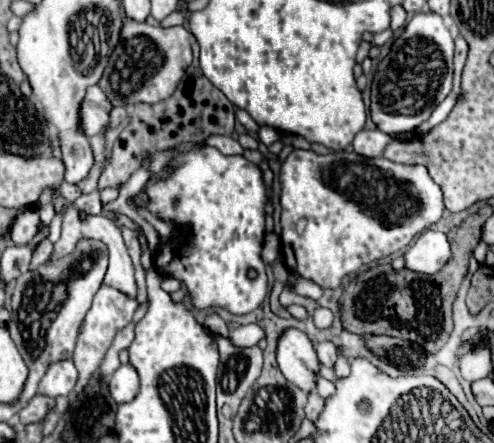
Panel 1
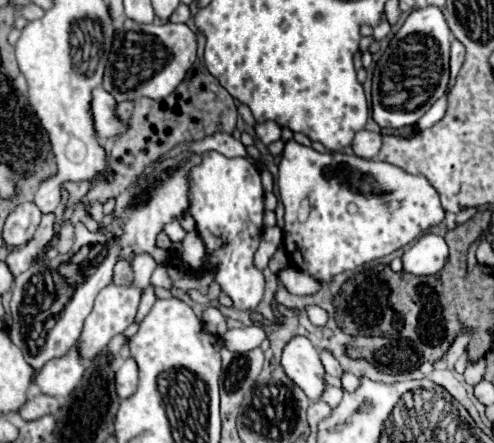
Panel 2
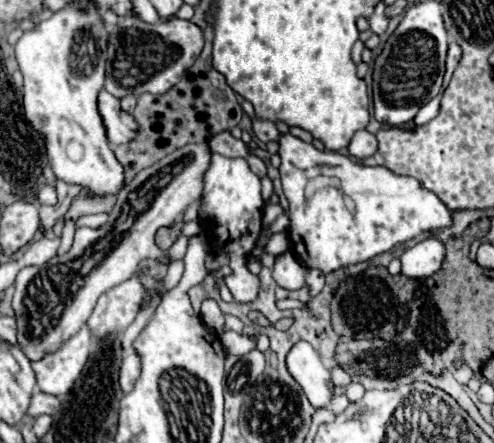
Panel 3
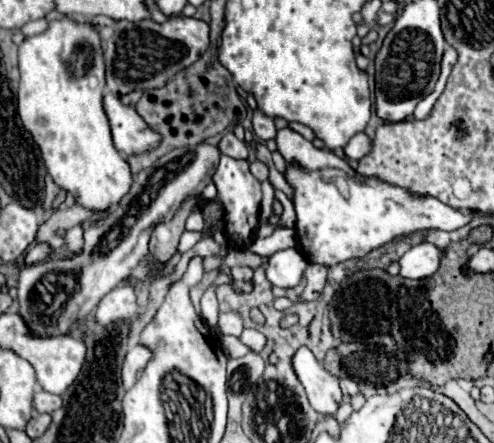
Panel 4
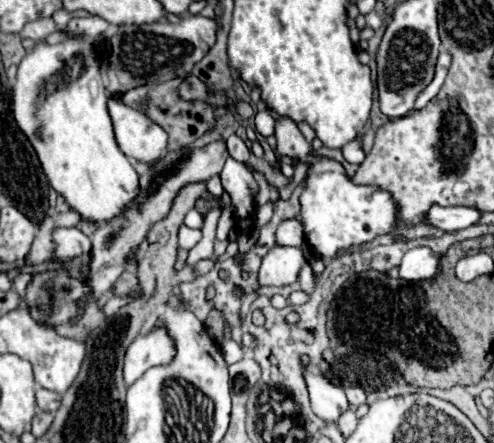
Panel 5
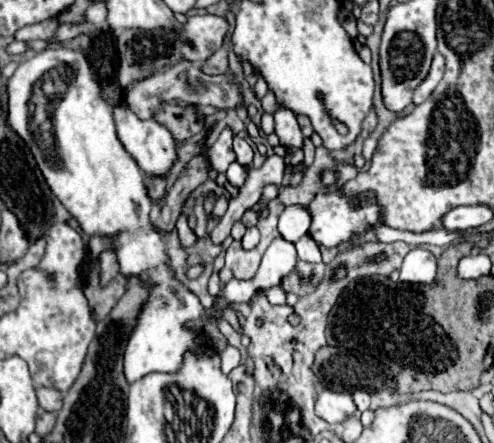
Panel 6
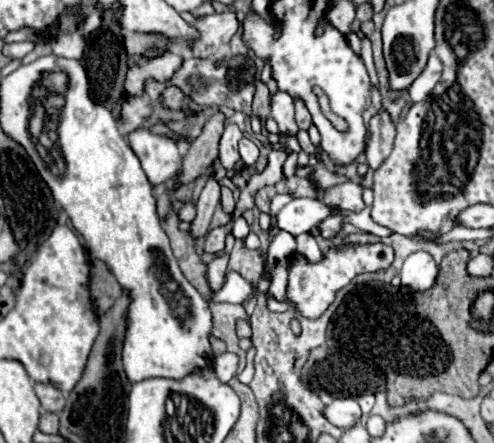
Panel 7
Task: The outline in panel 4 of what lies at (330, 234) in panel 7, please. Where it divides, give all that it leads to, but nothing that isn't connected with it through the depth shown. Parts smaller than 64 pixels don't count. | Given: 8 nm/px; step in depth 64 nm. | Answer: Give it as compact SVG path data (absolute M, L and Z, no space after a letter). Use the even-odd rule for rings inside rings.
M284 128L278 130L276 136L278 152L286 160L286 172L284 178L292 186L292 202L296 210L296 242L300 246L300 252L306 256L310 264L322 264L326 268L336 266L338 262L352 260L352 258L364 258L372 250L382 248L394 238L410 236L424 230L456 230L472 220L470 212L460 212L452 206L442 204L434 196L416 196L416 192L408 192L406 188L400 188L396 184L388 184L386 180L380 180L378 176L360 176L344 158L338 158L330 150L320 150L306 138L302 138L298 132Z

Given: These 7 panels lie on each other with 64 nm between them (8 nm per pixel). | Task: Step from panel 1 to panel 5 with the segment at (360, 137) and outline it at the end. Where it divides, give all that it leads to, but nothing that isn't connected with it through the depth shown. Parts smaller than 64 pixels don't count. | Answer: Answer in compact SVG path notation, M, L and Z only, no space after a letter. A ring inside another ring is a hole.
M356 138L352 142L348 142L344 148L342 148L342 154L348 162L354 162L354 164L360 164L364 160L364 150L362 150L362 140Z

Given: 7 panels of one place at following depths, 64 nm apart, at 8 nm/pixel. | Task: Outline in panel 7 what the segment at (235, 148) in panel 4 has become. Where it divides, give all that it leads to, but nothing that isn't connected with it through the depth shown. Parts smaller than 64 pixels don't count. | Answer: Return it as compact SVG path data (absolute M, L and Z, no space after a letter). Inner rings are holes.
M242 138L238 142L238 152L240 152L240 160L244 162L244 166L254 166L254 162L258 160L258 146L248 138Z

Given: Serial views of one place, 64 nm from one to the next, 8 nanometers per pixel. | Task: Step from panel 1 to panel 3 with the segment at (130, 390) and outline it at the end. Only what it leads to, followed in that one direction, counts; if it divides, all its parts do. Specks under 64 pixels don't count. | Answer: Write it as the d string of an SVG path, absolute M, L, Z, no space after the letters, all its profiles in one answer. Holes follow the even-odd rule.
M128 352L120 366L120 388L124 394L128 394L134 388L138 376L140 376L140 358L136 352Z

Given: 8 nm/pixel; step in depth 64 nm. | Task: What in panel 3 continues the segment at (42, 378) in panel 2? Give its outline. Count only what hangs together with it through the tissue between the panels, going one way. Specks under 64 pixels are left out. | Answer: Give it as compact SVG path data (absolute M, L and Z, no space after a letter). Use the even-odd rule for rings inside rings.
M80 332L64 346L60 346L58 352L48 354L40 362L34 362L32 368L36 372L36 382L40 390L54 396L68 394L88 360L88 344L90 334Z

